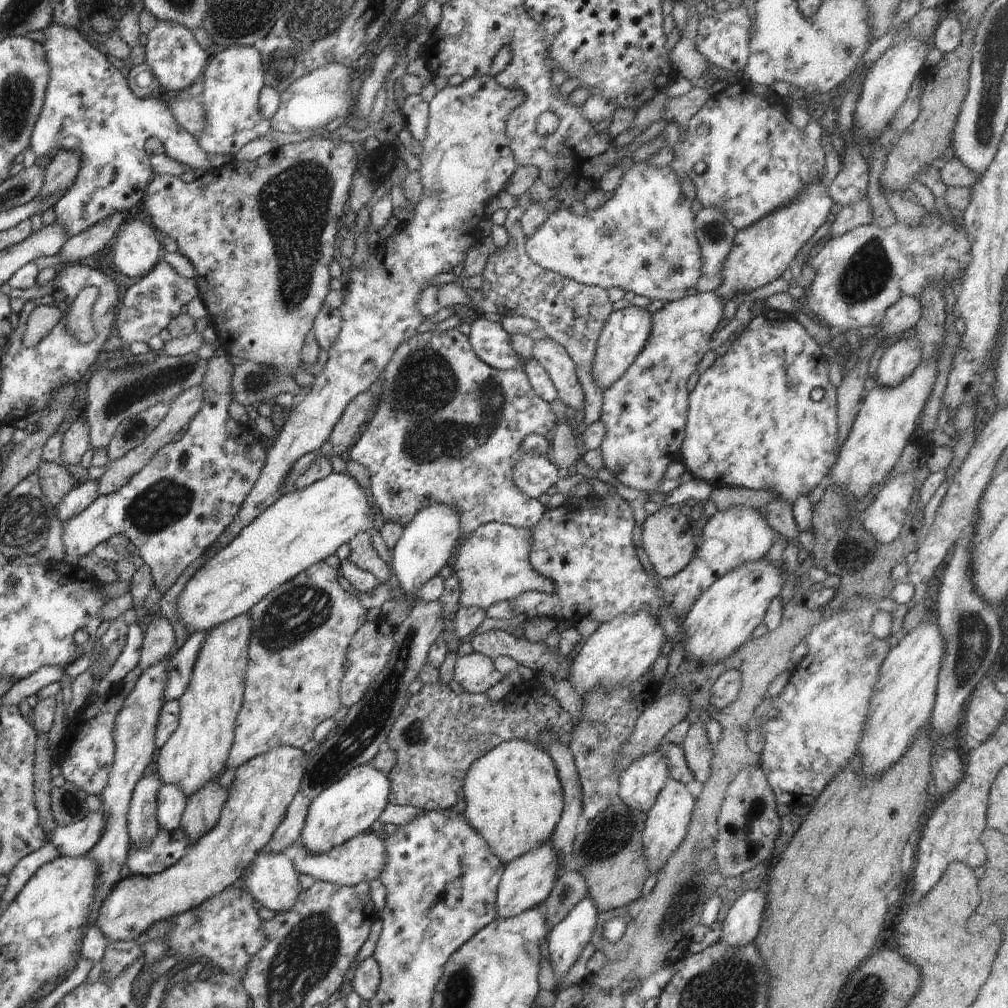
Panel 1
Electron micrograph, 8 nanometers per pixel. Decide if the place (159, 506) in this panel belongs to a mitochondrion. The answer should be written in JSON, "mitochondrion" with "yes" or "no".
{"mitochondrion":"yes"}

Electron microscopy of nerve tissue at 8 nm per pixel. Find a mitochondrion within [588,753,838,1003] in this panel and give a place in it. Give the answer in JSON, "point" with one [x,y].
{"point":[675,915]}

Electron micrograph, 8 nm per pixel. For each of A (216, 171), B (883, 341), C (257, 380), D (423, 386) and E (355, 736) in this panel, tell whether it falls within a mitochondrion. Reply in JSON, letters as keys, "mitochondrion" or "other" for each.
{"A":"other","B":"other","C":"mitochondrion","D":"mitochondrion","E":"mitochondrion"}

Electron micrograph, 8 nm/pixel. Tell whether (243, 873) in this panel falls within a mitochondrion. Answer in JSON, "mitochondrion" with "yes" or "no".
{"mitochondrion":"no"}

